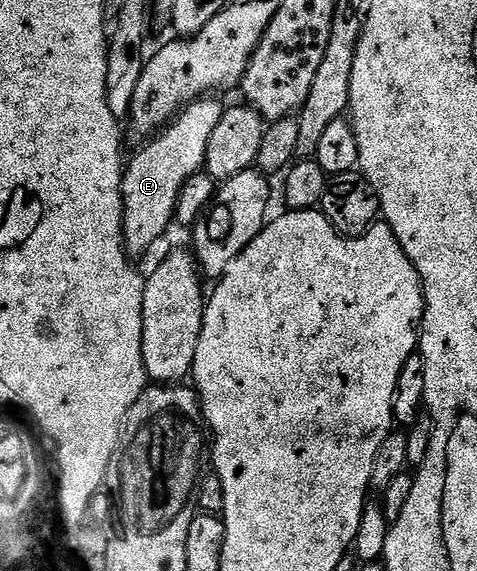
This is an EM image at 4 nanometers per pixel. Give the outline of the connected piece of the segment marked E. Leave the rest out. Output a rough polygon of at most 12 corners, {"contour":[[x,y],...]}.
{"contour":[[185,106],[127,159],[124,248],[144,254],[204,170],[226,106]]}

